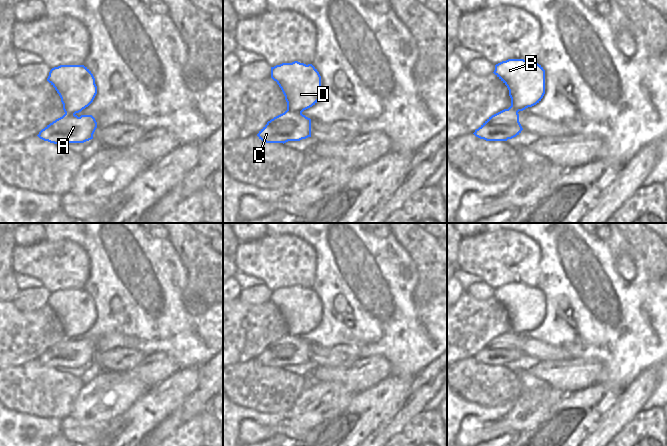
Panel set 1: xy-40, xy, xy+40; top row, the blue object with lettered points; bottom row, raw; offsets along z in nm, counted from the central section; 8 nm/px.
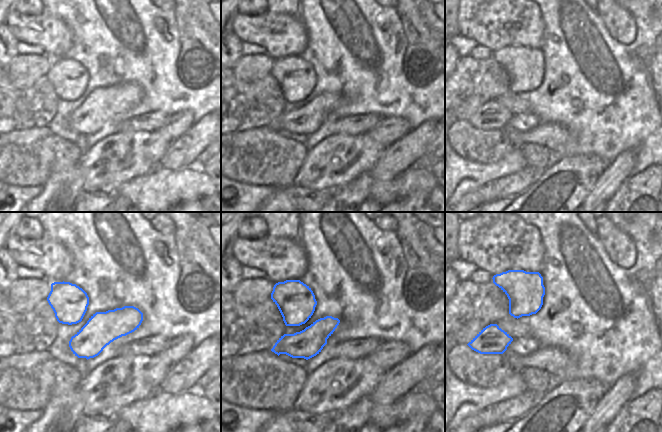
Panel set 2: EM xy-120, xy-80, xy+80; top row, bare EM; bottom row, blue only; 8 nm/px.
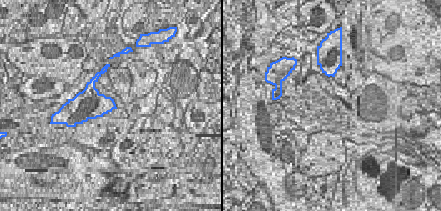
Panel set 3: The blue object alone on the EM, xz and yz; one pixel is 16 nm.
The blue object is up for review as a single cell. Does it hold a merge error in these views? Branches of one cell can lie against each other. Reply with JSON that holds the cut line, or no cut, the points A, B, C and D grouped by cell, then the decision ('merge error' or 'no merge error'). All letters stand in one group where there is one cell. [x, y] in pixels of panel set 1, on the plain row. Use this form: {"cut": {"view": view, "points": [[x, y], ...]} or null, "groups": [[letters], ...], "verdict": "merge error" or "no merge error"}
{"cut": null, "groups": [["A", "B", "C", "D"]], "verdict": "no merge error"}

